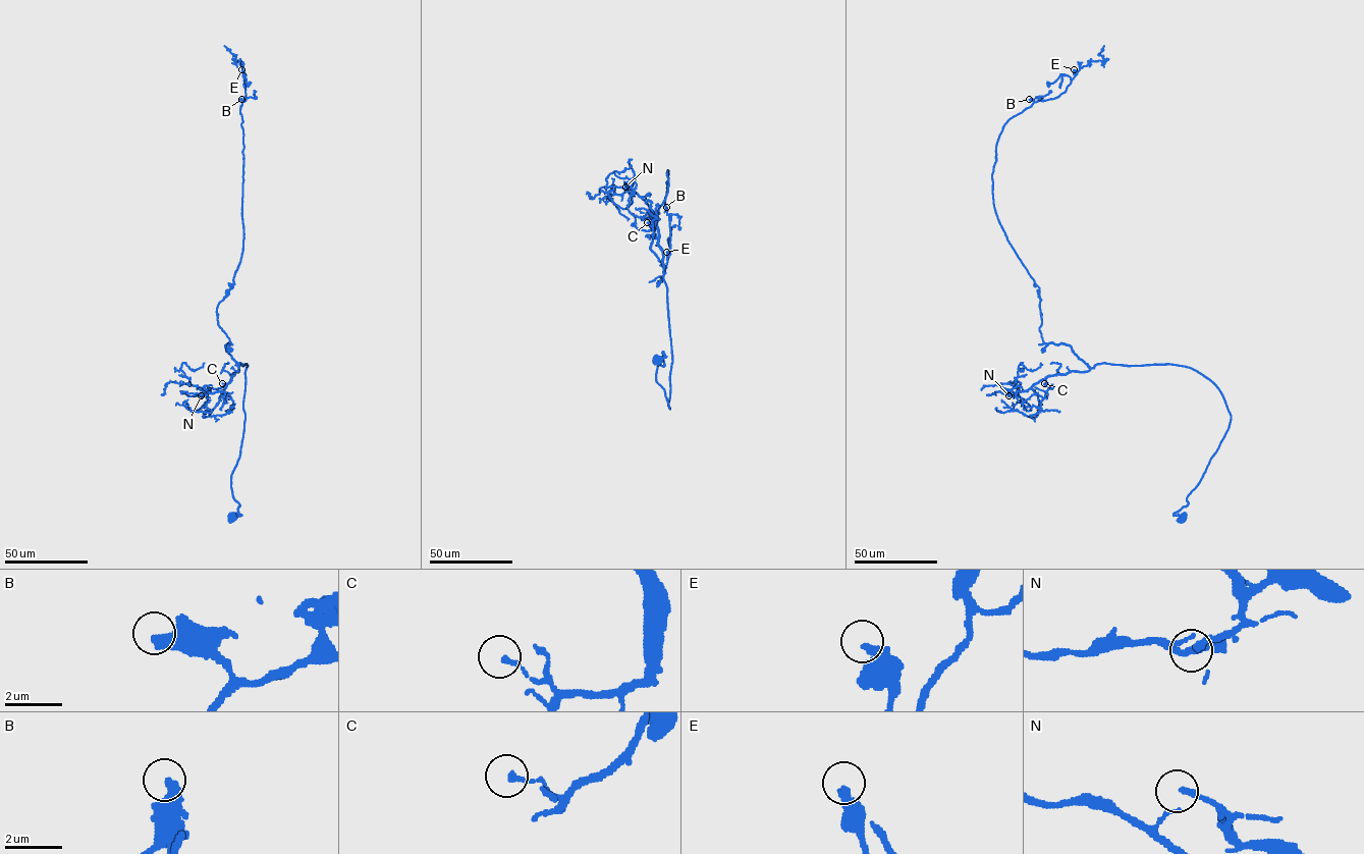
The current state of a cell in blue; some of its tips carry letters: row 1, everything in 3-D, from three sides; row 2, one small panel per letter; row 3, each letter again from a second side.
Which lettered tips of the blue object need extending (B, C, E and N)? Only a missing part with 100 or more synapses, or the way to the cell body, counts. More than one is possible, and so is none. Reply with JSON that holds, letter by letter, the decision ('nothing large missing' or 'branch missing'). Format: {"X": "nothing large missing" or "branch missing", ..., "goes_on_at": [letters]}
{"B": "nothing large missing", "C": "nothing large missing", "E": "nothing large missing", "N": "nothing large missing", "goes_on_at": []}

